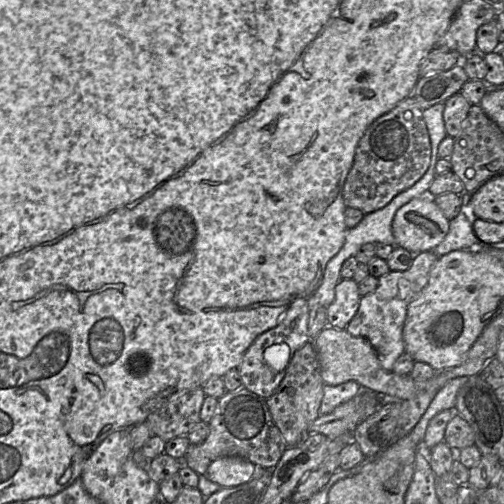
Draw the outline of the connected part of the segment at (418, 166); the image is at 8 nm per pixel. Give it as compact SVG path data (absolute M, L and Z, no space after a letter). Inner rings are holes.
M406 97L373 121L363 133L344 183L345 205L360 209L364 215L385 207L425 174L430 158L431 144L423 110L412 97Z

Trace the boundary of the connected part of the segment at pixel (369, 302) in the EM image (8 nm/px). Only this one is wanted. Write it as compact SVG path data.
M432 251L417 253L408 270L390 270L379 277L376 289L361 297L358 311L345 327L349 334L363 337L369 341L377 353L381 366L387 371L392 371L396 359L405 352L402 333L408 305L427 285L430 270L438 258Z

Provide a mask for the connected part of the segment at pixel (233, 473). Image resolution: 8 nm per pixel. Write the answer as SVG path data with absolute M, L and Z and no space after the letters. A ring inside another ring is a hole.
M225 456L212 461L205 473L223 488L235 487L252 479L255 464L239 456Z

